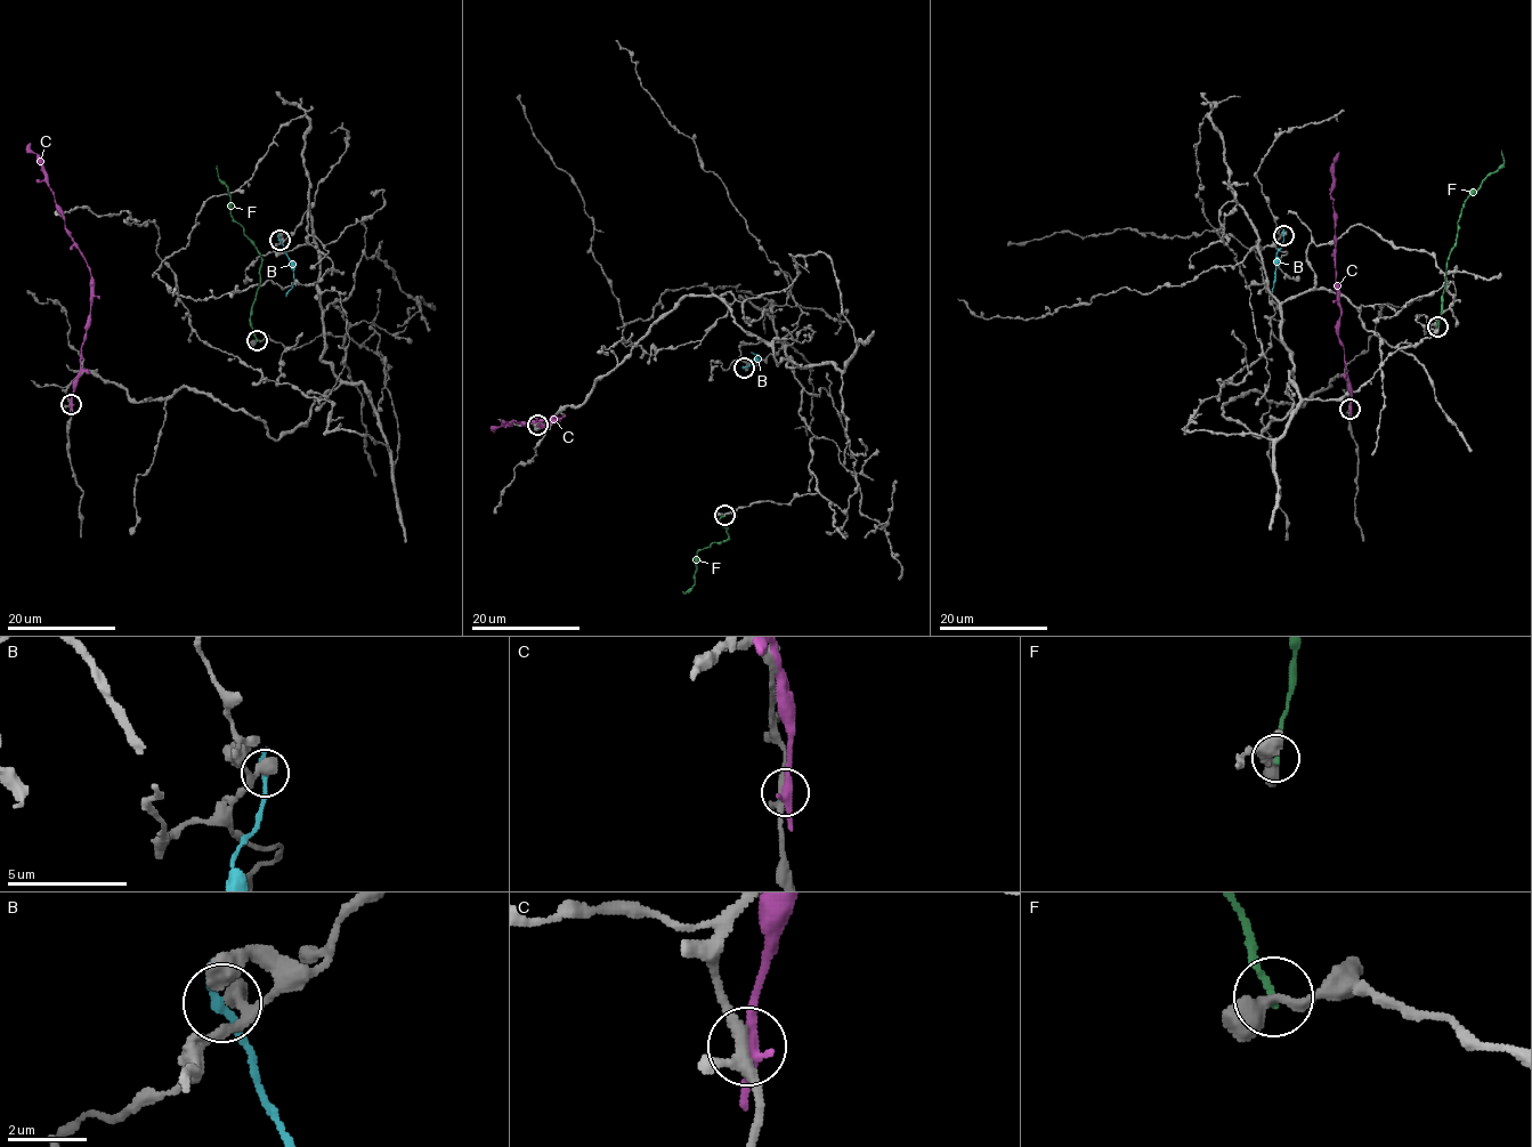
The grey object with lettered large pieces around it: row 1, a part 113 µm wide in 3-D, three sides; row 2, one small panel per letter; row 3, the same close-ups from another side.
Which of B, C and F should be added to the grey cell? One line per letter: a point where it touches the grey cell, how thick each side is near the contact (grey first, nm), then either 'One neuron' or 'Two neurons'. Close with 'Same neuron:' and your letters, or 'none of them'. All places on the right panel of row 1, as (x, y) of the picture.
B: Touches grey at (1283, 235). Thickness 360 nm (grey) against 280 nm. Two neurons
C: Touches grey at (1350, 409). Thickness 260 nm (grey) against 320 nm. Two neurons
F: Touches grey at (1437, 326). Thickness 360 nm (grey) against 180 nm. Two neurons
Same neuron: none of them

